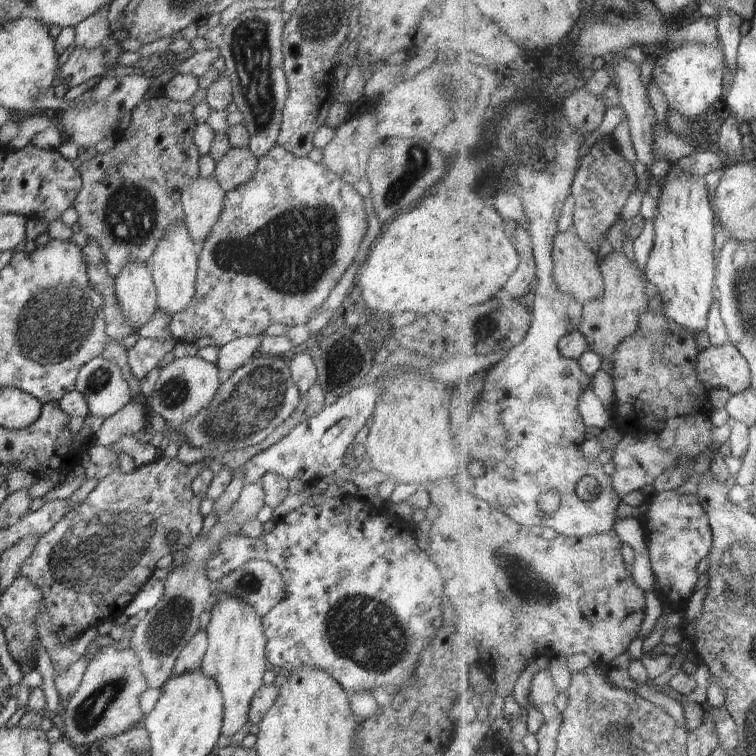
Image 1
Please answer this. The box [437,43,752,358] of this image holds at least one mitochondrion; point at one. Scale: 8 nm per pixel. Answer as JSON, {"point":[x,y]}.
{"point":[548,150]}

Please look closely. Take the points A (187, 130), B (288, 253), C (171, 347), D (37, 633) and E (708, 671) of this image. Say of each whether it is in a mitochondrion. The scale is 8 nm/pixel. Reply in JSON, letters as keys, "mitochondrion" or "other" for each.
{"A":"other","B":"mitochondrion","C":"other","D":"other","E":"other"}

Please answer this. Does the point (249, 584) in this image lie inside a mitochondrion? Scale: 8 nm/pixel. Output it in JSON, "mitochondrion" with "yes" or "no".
{"mitochondrion":"yes"}

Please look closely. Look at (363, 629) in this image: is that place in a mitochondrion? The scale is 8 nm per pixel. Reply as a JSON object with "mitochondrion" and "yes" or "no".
{"mitochondrion":"yes"}

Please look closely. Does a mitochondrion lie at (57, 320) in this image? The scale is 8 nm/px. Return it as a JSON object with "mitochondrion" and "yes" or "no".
{"mitochondrion":"yes"}

